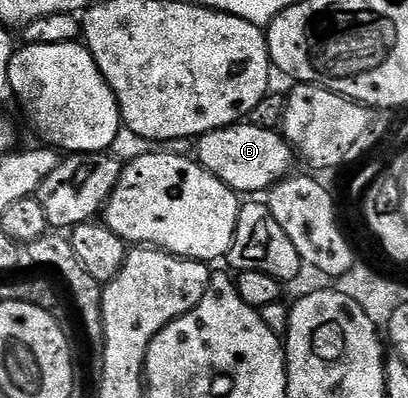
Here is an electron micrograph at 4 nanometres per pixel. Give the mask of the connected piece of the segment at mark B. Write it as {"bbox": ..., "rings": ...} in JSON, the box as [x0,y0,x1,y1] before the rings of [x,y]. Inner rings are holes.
{"bbox":[197,123,296,195],"rings":[[[249,123],[229,125],[197,138],[198,164],[204,166],[216,179],[239,195],[262,195],[291,176],[290,169],[296,162],[296,154],[281,132]],[[262,193],[262,194],[258,194]]]}

